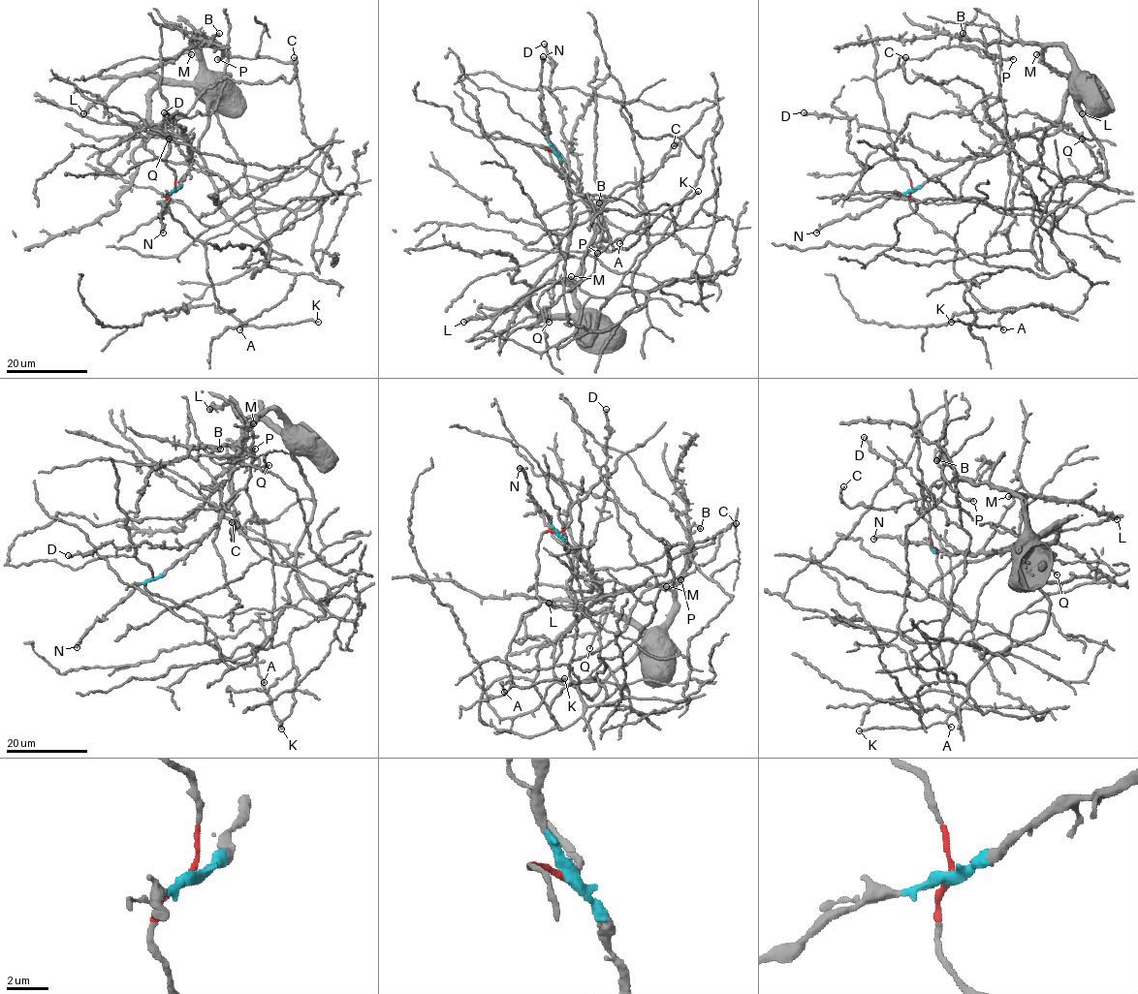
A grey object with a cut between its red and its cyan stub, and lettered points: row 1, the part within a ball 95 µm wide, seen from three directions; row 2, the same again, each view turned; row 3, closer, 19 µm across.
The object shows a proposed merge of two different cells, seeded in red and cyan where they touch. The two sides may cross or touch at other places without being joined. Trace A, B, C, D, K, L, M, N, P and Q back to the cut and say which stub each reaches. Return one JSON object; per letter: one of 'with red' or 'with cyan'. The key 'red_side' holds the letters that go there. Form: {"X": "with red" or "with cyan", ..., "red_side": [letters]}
{"A": "with red", "B": "with cyan", "C": "with cyan", "D": "with cyan", "K": "with red", "L": "with cyan", "M": "with cyan", "N": "with cyan", "P": "with cyan", "Q": "with cyan", "red_side": ["A", "K"]}

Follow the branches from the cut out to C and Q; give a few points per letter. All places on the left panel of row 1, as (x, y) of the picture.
C: (173, 191), (190, 143), (148, 123), (135, 133), (170, 128), (226, 77), (290, 82), (294, 57)
Q: (173, 191), (189, 170), (190, 143), (148, 123), (134, 137), (145, 138), (170, 128), (168, 139)

